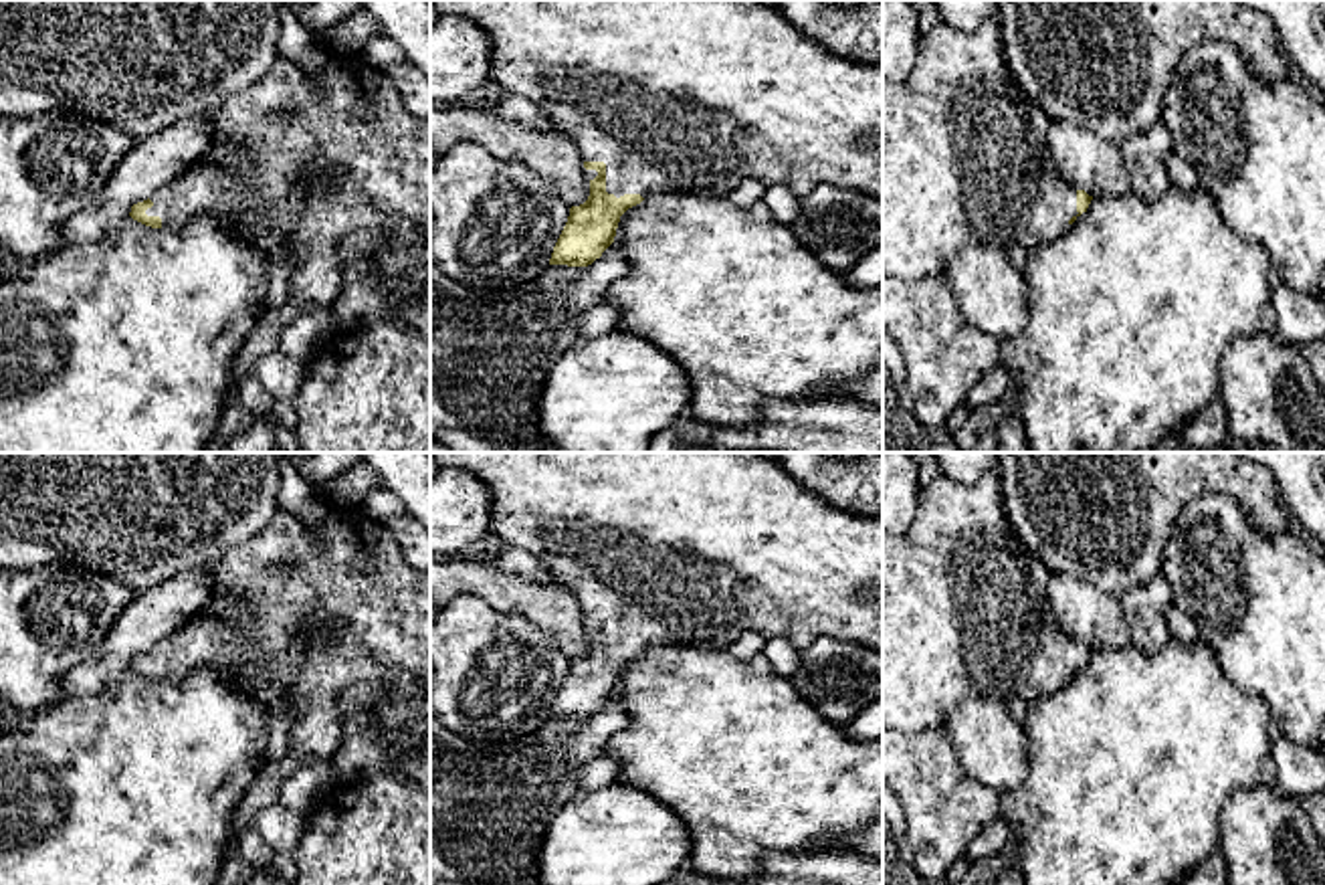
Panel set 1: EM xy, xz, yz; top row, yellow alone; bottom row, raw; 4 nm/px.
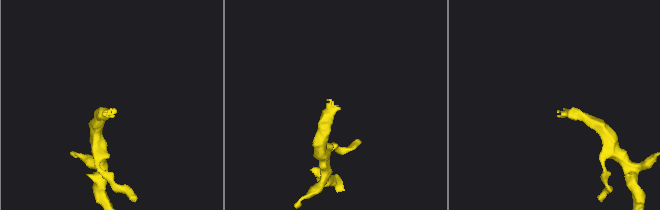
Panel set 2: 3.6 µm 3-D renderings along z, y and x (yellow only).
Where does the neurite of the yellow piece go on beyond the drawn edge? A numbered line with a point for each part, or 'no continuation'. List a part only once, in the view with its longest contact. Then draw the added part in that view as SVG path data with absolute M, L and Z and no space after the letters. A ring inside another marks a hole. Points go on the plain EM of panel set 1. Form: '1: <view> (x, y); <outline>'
1: xz (693, 548); M430 453L430 459L440 469L463 469L485 481L491 495L491 535L535 556L580 600L584 614L604 614L606 645L616 651L648 651L654 643L723 651L753 630L763 638L788 638L798 649L830 636L883 655L883 517L832 507L761 453Z

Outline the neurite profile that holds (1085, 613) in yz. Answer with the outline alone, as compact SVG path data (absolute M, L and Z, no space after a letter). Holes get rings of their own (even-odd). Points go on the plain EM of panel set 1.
M1064 574L1050 578L1046 596L1058 626L1089 649L1127 649L1131 645L1119 598Z

